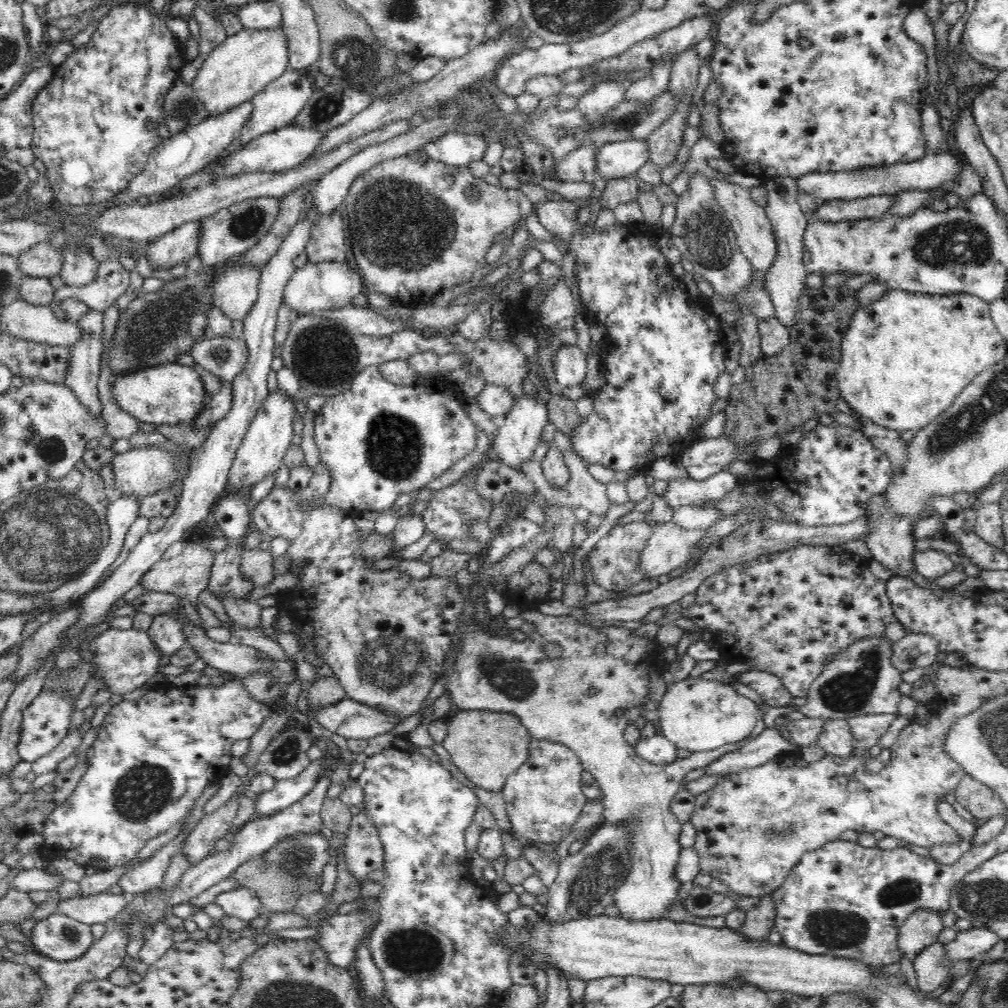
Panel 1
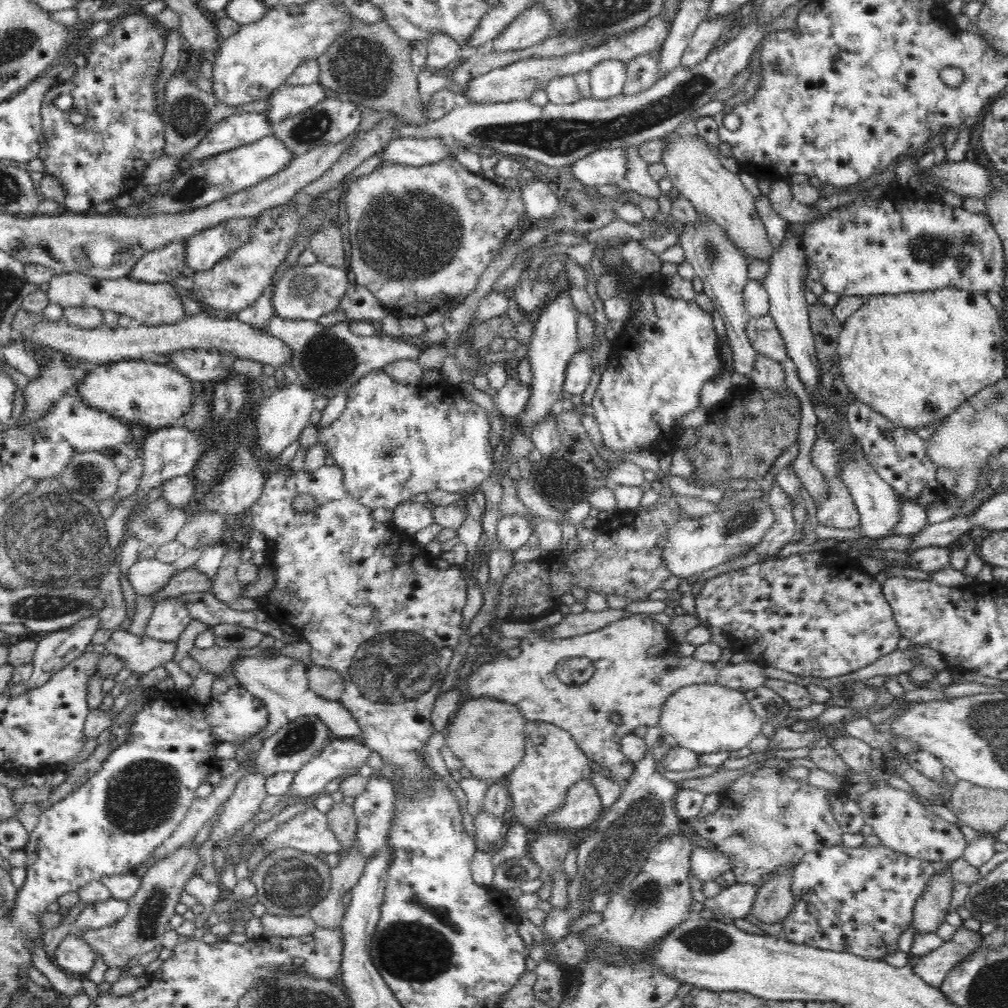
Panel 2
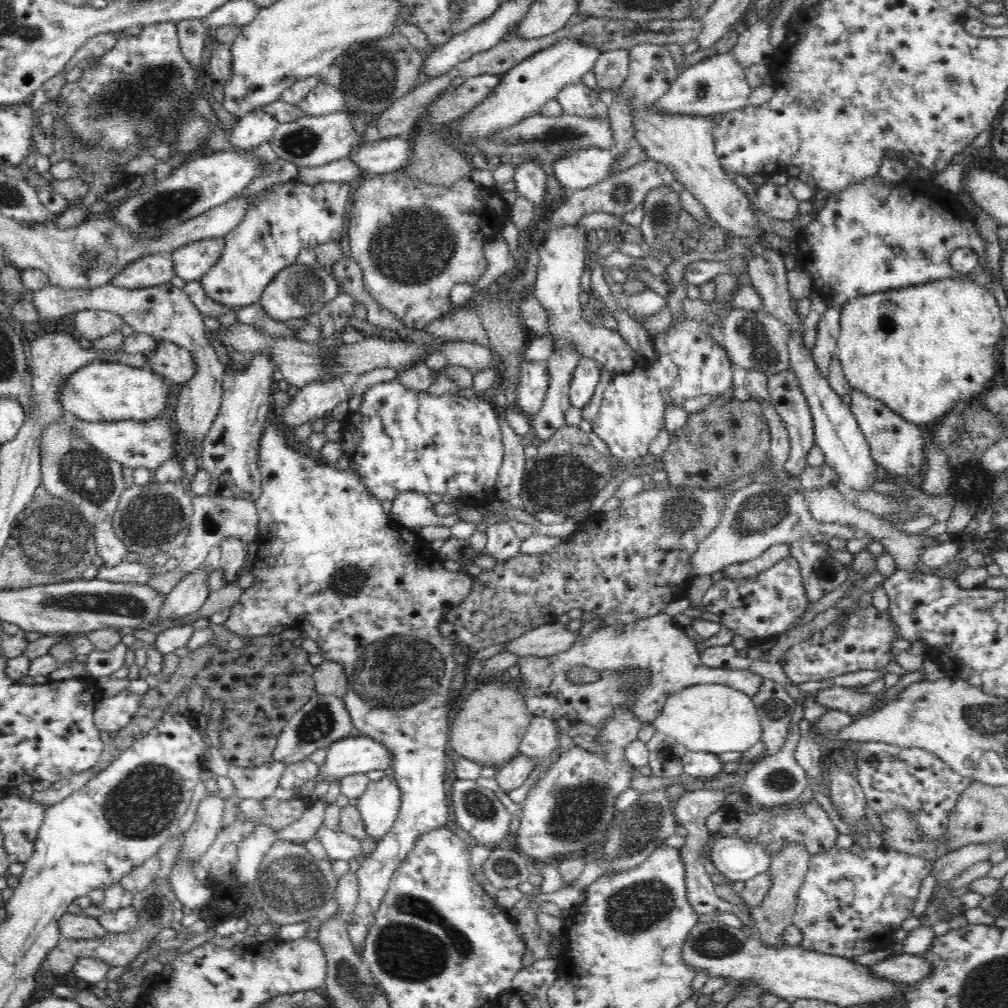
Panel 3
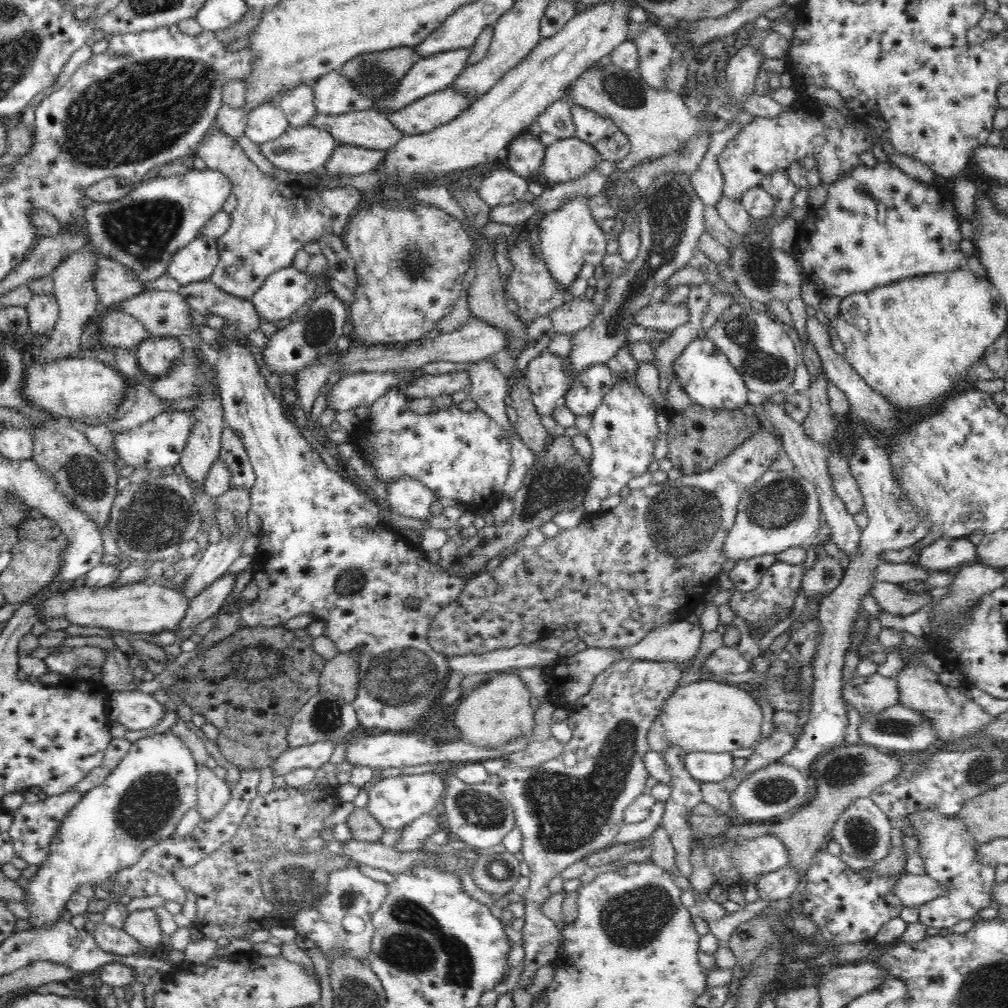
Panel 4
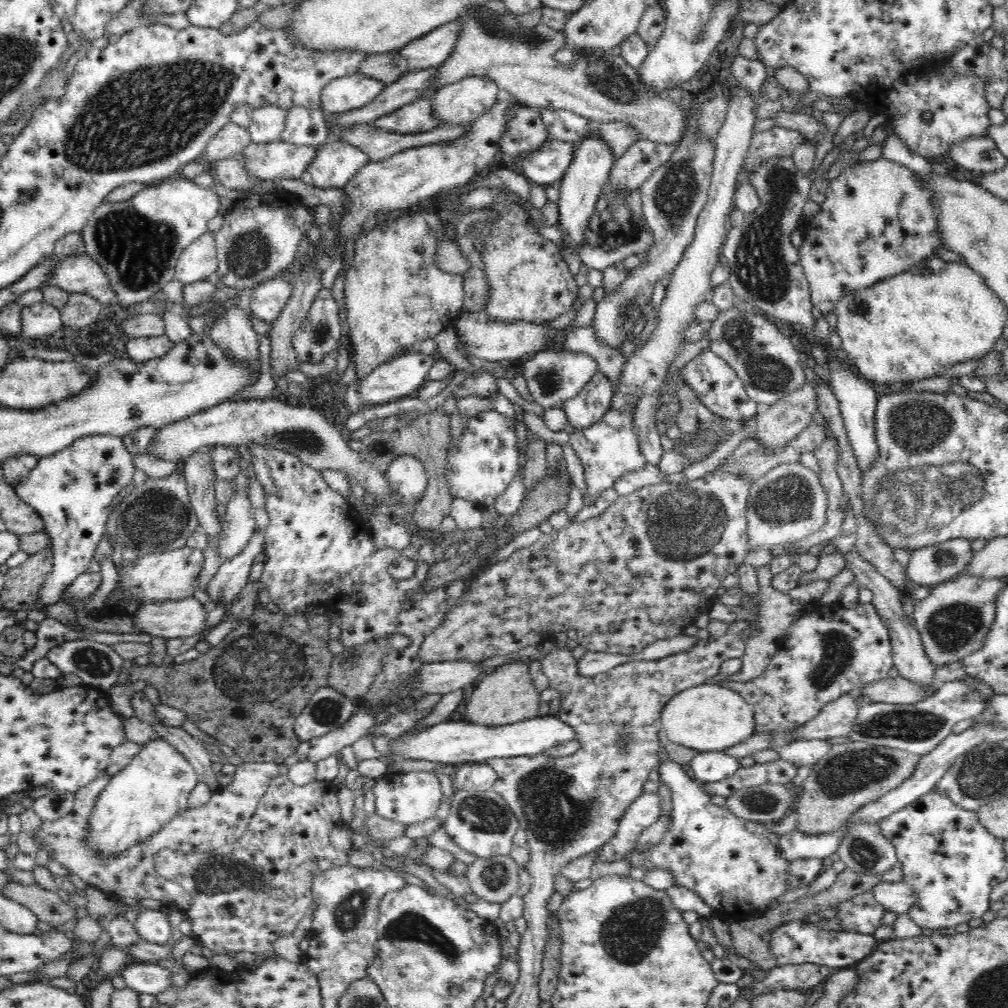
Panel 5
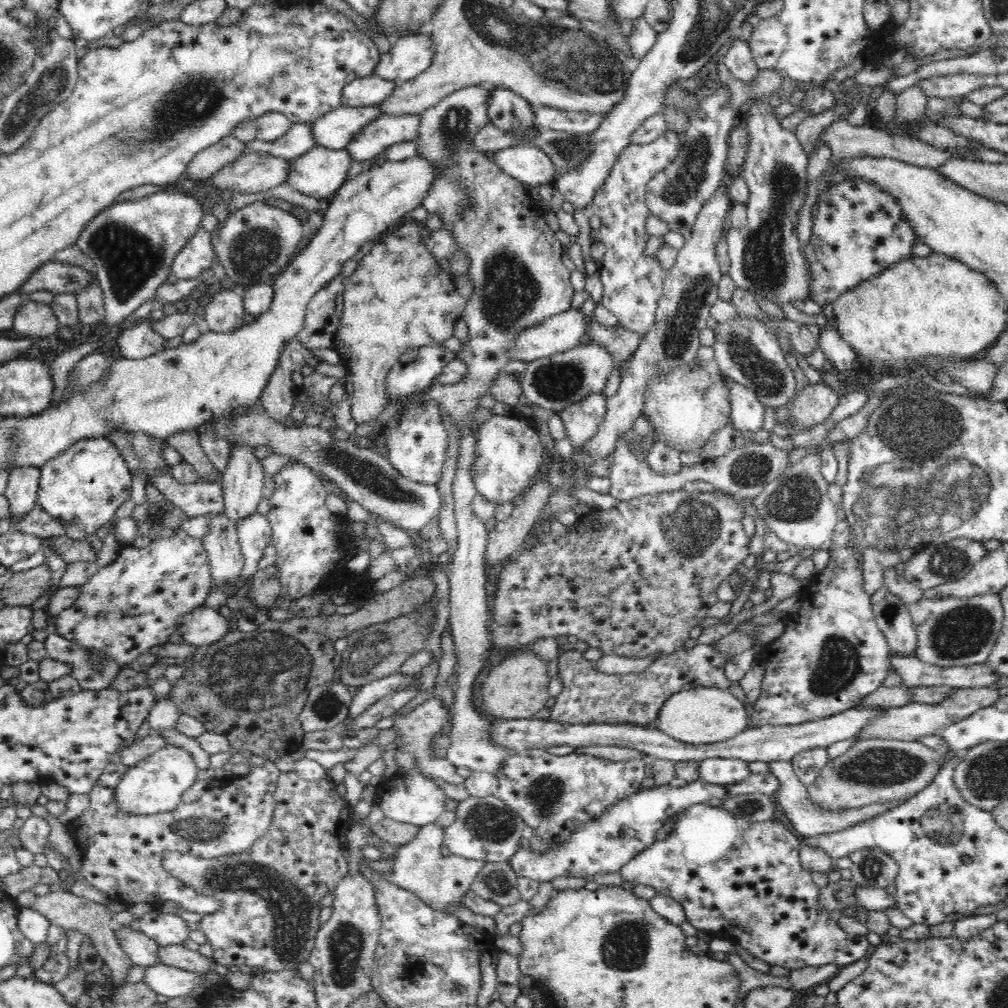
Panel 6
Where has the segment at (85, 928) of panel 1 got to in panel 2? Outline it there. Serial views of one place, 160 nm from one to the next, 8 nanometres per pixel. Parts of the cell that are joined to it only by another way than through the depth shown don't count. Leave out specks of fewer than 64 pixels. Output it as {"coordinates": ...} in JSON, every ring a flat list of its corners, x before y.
{"coordinates":[[74,928,57,946,57,951,52,958,63,970,73,976,80,976,88,975,94,968,94,960,96,960,94,953,80,931]]}

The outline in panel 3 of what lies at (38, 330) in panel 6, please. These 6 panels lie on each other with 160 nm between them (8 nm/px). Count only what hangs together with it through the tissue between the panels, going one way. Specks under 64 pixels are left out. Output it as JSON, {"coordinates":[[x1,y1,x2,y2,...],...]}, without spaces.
{"coordinates":[[171,282,142,289,118,288,106,284,94,291,76,291,49,285,40,291,34,291,33,297,29,300,32,300,36,307,39,320,55,320,64,314,87,309,106,310,120,315,135,332,149,334,157,340,169,340,189,350,192,358,196,359,194,360,196,374,194,374,194,378,181,384,174,416,176,416,179,432,182,432,182,436,189,442,190,452,193,452,200,460,204,440,222,406,222,383,224,383,229,368,222,364,214,347,206,339,204,317,184,293,184,290,176,288]]}

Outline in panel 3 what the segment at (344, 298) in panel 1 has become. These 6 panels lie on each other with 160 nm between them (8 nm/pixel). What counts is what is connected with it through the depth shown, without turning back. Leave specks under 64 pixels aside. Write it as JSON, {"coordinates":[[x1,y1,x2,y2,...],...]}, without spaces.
{"coordinates":[[294,265,284,268,270,284,264,288,259,305,274,320,285,321,291,318,306,318,310,314,318,314,324,304,332,302,341,293,338,281,332,275,332,267,314,265]]}

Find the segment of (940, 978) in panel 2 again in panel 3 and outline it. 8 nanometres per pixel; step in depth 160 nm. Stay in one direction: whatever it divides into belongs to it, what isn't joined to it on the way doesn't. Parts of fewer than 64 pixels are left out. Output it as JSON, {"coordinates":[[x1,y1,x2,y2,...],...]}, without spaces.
{"coordinates":[[906,953,882,959,867,968,880,979,914,986,931,973,931,964,925,958]]}

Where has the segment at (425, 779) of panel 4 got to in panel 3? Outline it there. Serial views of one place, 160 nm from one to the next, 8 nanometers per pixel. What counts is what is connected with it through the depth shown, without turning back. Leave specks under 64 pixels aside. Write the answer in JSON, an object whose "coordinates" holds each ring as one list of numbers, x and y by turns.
{"coordinates":[[393,776,369,782,366,792,357,799,356,806,370,838,379,841,392,830,400,812,402,796,397,779]]}

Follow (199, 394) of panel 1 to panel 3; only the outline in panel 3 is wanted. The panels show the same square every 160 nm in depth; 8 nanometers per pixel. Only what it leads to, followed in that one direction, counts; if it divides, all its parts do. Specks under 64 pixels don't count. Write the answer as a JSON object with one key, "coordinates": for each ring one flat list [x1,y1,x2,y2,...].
{"coordinates":[[95,361,86,364,60,386,59,401,66,416,84,422,147,421,166,412,168,384,154,371,126,364]]}

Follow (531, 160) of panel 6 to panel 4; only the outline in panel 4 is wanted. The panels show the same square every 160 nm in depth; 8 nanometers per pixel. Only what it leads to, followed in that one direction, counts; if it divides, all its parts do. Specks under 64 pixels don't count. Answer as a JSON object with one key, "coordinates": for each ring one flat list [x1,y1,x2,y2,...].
{"coordinates":[[578,137,547,139,545,159,539,172,549,181,565,183,583,177,599,161,599,153,593,145]]}

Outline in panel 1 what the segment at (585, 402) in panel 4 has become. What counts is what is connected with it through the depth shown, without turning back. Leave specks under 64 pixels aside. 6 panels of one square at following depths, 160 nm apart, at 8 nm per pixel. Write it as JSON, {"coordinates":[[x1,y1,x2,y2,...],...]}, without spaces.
{"coordinates":[[564,344,554,360,555,381,561,387,580,386,587,373,590,357,578,345]]}

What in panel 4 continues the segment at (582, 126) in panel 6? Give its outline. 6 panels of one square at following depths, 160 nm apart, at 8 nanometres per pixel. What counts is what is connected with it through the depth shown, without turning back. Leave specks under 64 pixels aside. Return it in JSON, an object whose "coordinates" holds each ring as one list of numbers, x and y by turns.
{"coordinates":[[561,99,553,102,535,120,537,132,548,140,576,137,576,125,572,119,571,103,567,100]]}

